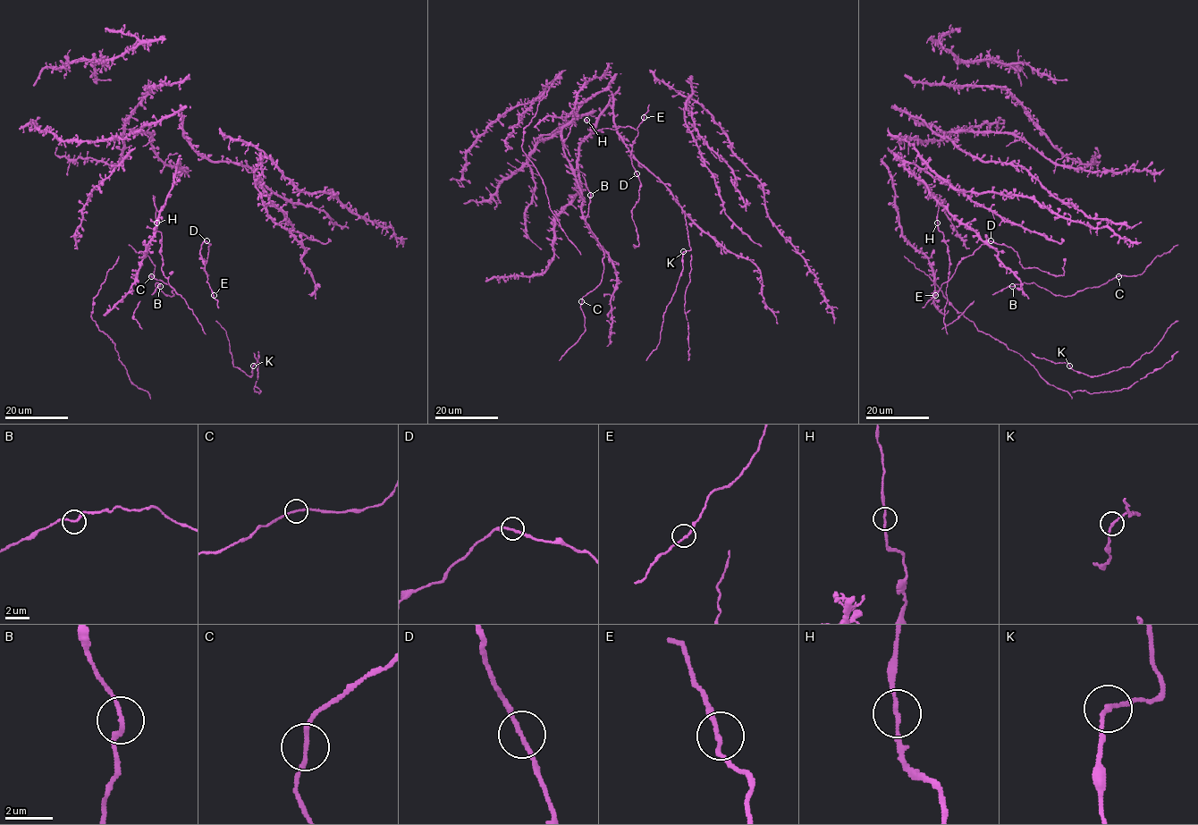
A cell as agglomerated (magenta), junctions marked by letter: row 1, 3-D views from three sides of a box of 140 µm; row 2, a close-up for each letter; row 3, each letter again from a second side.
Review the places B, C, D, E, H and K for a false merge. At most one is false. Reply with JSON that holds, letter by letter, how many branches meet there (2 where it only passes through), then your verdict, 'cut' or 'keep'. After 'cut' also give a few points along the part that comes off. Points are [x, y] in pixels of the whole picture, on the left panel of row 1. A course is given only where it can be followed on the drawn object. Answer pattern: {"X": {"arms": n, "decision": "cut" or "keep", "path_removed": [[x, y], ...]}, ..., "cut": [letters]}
{"B": {"arms": 2, "decision": "keep"}, "C": {"arms": 2, "decision": "keep"}, "D": {"arms": 2, "decision": "keep"}, "E": {"arms": 2, "decision": "keep"}, "H": {"arms": 2, "decision": "keep"}, "K": {"arms": 2, "decision": "keep"}, "cut": []}

